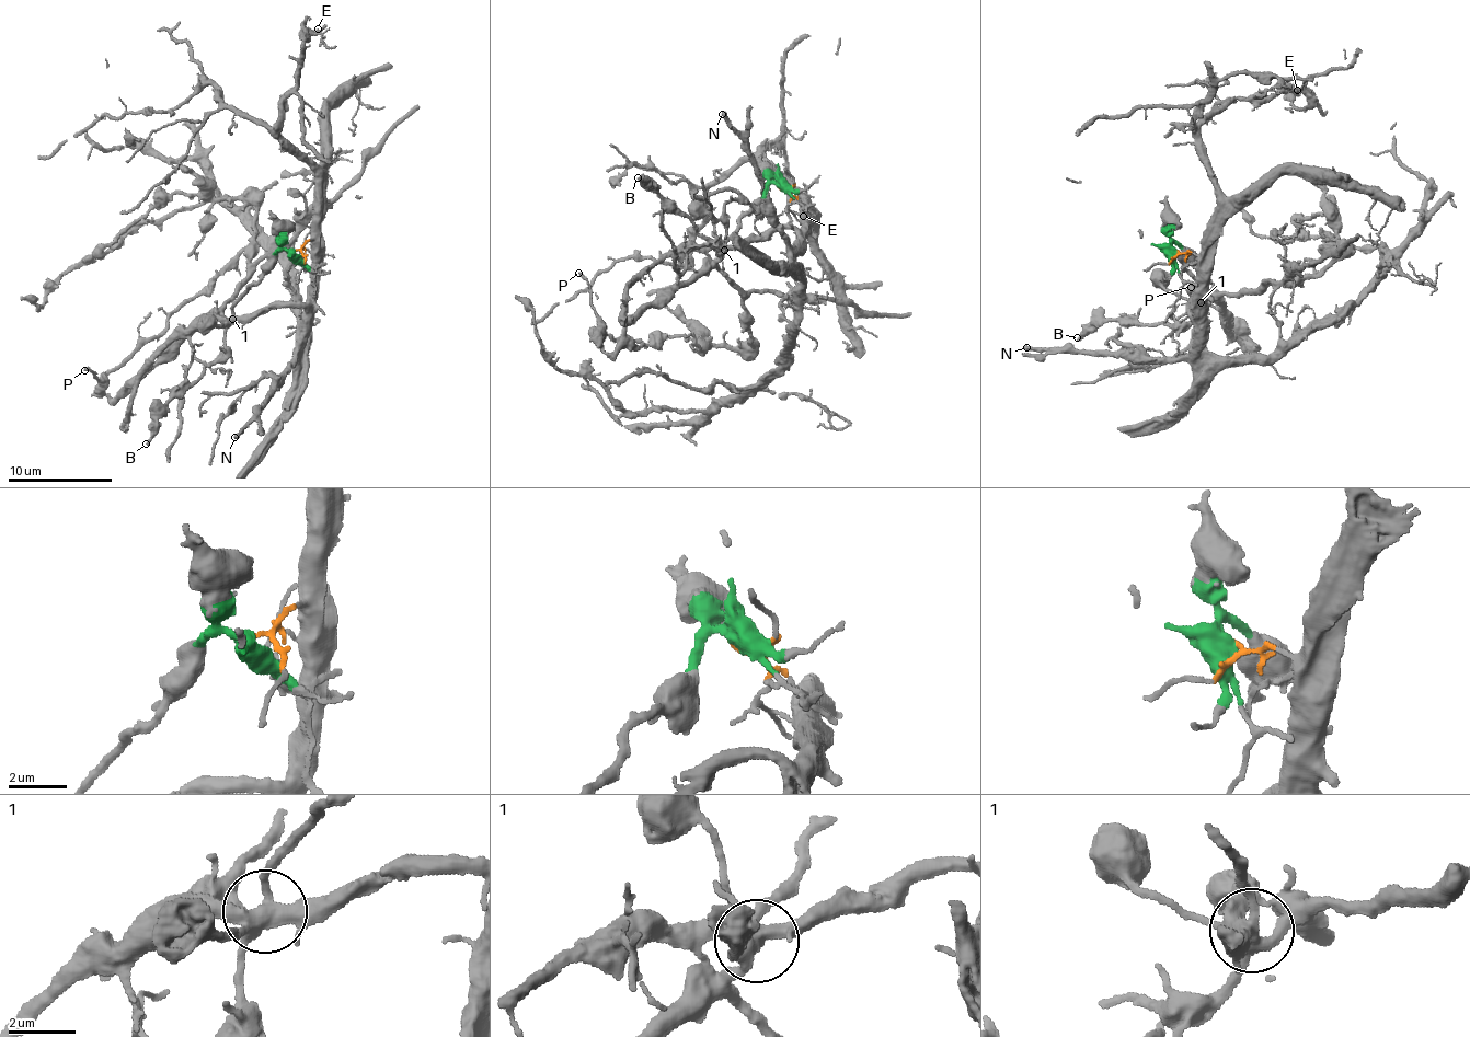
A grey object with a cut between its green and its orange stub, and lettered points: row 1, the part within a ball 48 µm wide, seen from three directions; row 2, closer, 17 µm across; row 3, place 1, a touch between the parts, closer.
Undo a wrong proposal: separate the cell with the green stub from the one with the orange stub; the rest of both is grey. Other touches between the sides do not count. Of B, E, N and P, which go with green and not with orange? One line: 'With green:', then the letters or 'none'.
With green: B, P

